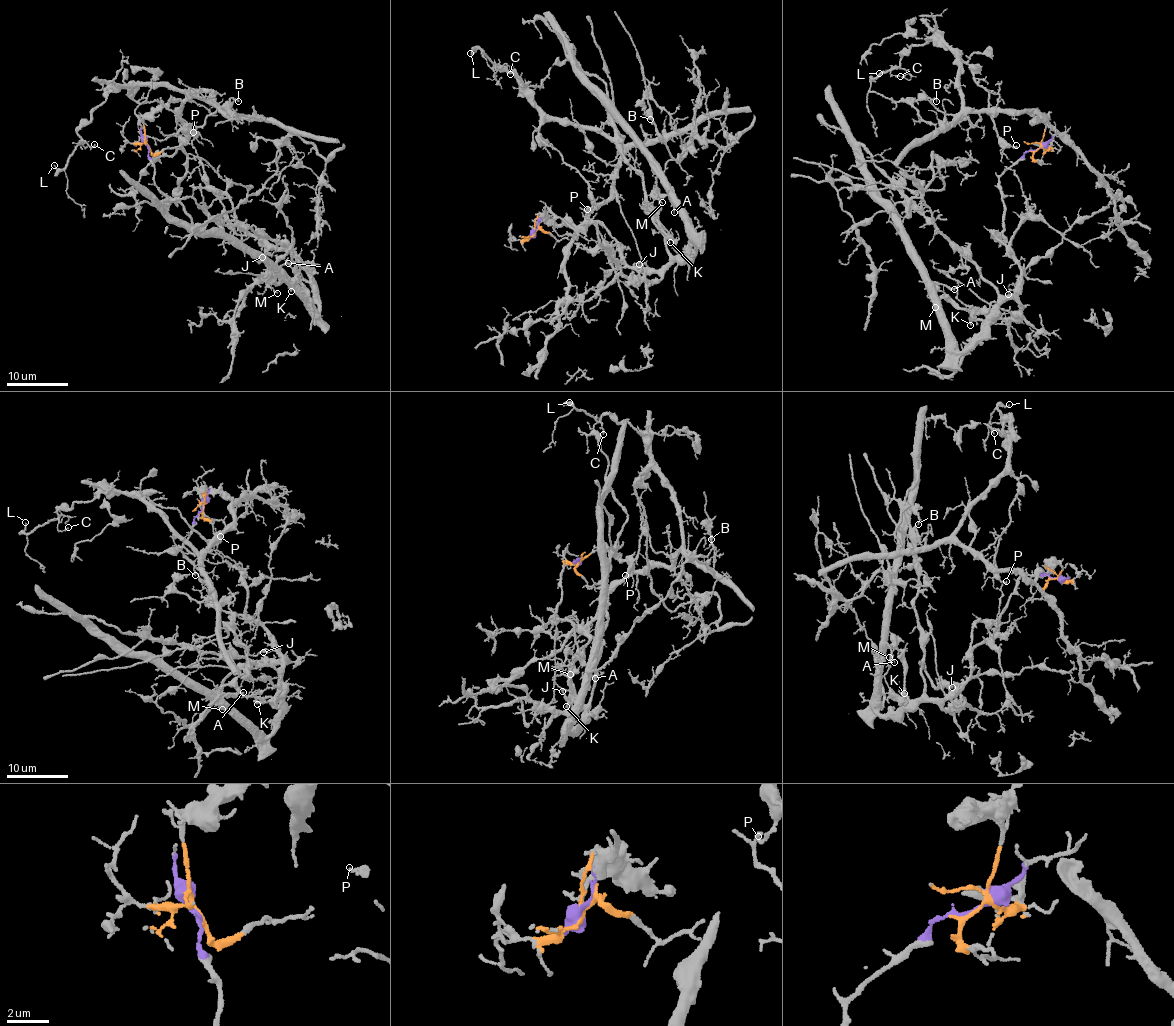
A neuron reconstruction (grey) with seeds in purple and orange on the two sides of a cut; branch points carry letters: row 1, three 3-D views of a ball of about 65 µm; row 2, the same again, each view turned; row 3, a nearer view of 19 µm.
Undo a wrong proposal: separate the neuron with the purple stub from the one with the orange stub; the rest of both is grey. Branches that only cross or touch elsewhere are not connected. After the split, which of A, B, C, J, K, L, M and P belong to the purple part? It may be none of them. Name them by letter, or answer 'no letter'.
A, J, K, M

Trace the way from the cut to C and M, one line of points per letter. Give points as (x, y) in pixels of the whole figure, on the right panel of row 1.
C: (1038, 148), (1044, 118), (965, 107), (959, 56), (934, 41), (901, 56), (890, 71), (900, 76)
M: (1038, 149), (999, 178), (1003, 228), (992, 233), (1021, 268), (1014, 295), (982, 325), (954, 302), (935, 307)

